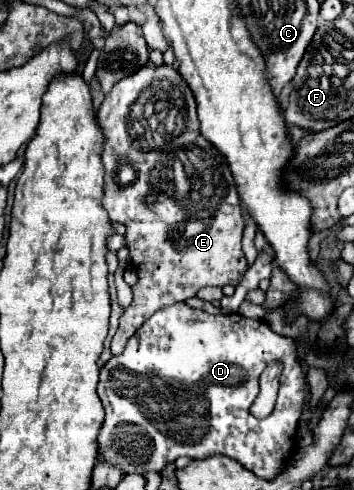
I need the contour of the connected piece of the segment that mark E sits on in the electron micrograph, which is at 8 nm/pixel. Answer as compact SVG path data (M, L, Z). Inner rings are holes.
M146 64L132 76L126 76L118 84L114 84L114 88L106 94L104 102L98 108L96 122L104 132L102 206L108 212L110 220L126 226L124 238L138 274L138 282L132 288L134 300L122 314L118 332L112 338L112 354L118 356L124 352L126 342L156 310L172 306L176 302L184 302L196 296L204 286L238 286L240 278L248 270L248 262L242 252L244 216L228 162L200 134L194 94L172 66ZM122 162L128 162L136 170L136 180L128 186L122 186L116 180L116 170Z

